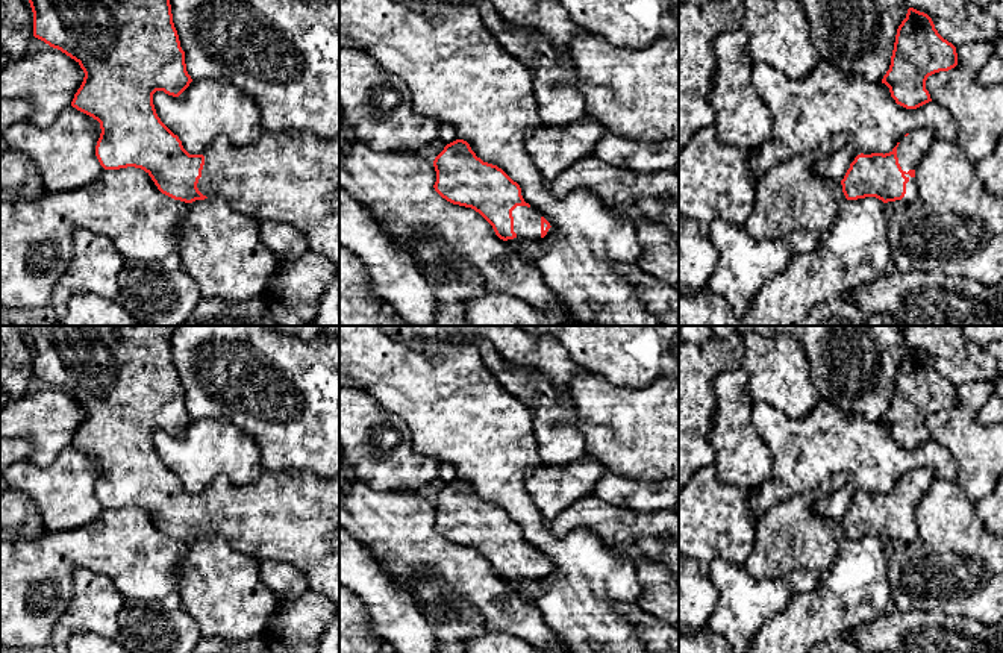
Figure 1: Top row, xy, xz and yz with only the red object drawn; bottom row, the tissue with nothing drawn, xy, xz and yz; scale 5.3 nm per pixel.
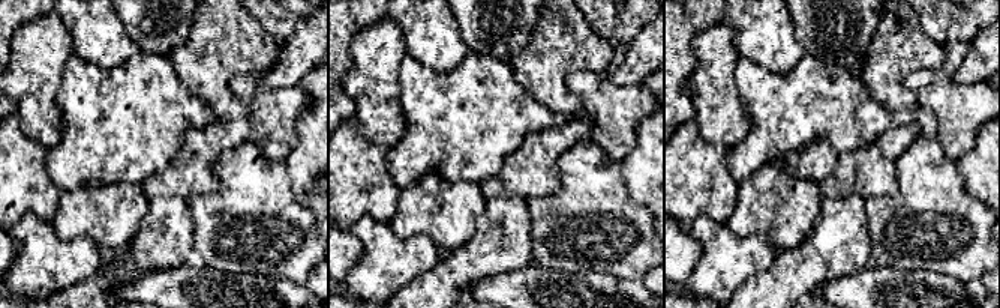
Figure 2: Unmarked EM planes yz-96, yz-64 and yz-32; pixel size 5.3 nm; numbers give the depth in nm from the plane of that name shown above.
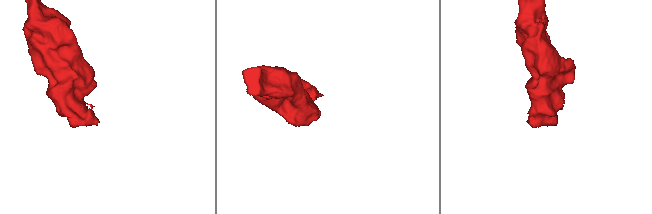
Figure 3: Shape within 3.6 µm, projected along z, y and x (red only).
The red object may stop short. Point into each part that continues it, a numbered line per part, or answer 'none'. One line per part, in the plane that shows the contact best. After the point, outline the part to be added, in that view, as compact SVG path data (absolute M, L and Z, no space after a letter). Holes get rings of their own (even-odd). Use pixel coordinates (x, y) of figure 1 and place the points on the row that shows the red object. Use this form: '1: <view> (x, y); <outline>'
1: yz (912, 147); M929 129L911 132L900 139L897 147L898 164L903 171L915 170L933 142L935 136Z

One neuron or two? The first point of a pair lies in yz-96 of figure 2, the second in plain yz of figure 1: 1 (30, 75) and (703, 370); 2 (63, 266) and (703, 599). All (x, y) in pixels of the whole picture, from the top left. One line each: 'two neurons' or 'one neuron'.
1: two neurons
2: two neurons

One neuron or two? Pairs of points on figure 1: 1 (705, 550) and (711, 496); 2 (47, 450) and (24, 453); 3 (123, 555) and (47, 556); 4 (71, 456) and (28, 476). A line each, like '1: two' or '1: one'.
1: one
2: two
3: one
4: one

